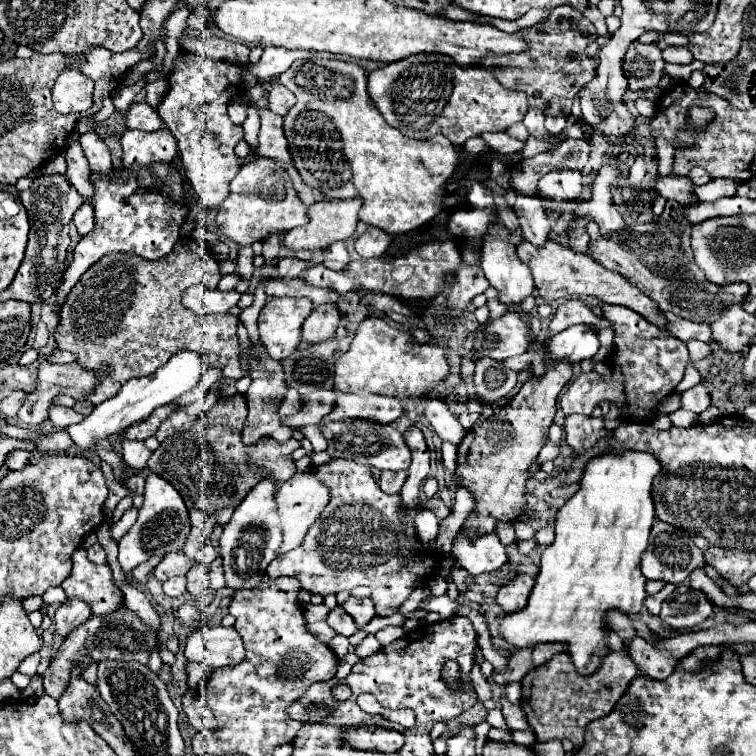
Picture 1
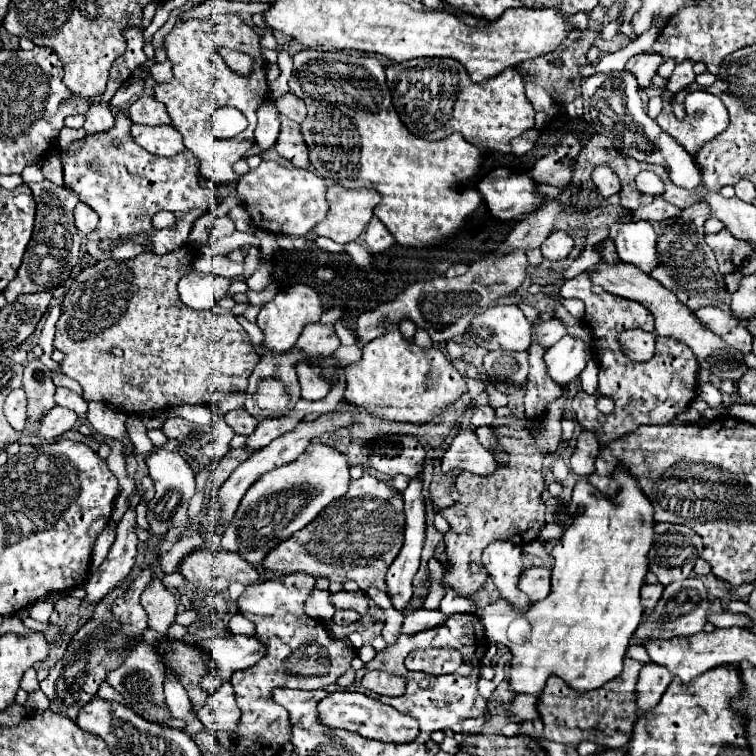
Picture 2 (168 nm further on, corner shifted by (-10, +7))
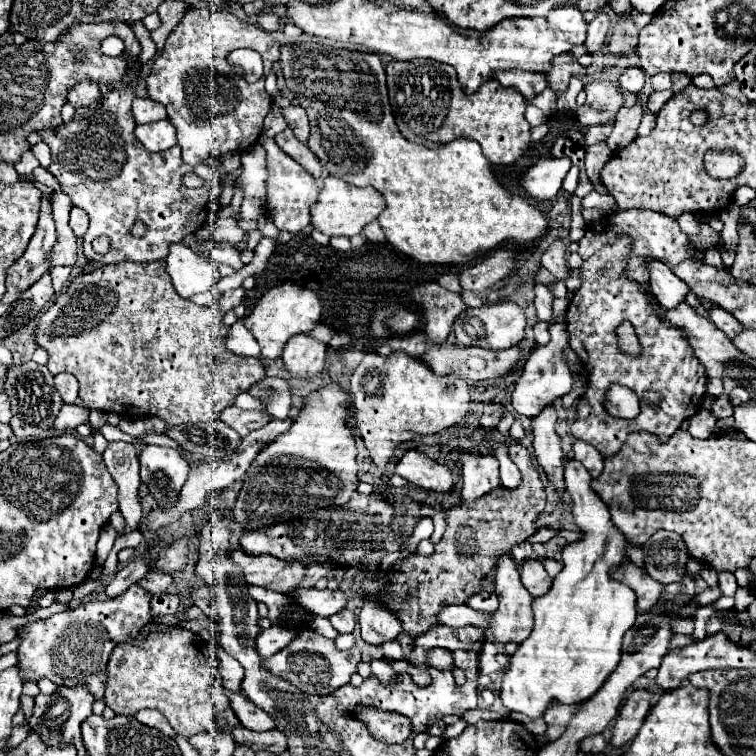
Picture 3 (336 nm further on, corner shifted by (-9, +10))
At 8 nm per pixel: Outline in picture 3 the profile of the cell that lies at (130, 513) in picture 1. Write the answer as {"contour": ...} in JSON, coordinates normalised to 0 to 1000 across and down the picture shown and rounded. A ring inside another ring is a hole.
{"contour":[[[139,696],[139,701],[134,704],[134,712],[131,712],[131,720],[128,720],[126,749],[136,749],[142,733],[144,733],[147,725],[149,725],[149,717],[152,717],[152,701],[149,701],[147,696]]]}

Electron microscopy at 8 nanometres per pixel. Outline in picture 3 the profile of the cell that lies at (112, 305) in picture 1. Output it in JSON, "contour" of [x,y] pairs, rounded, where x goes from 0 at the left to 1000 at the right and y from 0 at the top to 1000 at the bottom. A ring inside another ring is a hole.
{"contour":[[[208,344],[208,347],[155,347],[155,349],[142,349],[126,360],[118,362],[104,362],[86,386],[81,386],[73,399],[67,402],[67,407],[54,418],[52,431],[49,431],[49,455],[57,458],[65,466],[65,489],[70,495],[81,495],[81,492],[91,492],[104,503],[104,526],[110,529],[110,534],[123,542],[139,542],[139,545],[155,545],[163,553],[189,553],[189,550],[208,550],[213,556],[221,558],[221,563],[234,563],[234,561],[247,561],[247,558],[276,558],[276,556],[287,556],[292,542],[300,537],[308,537],[308,529],[313,521],[327,519],[332,508],[343,505],[351,497],[351,484],[345,481],[345,476],[340,474],[329,474],[329,471],[313,471],[308,466],[303,466],[298,460],[300,452],[300,439],[303,431],[295,429],[295,413],[292,410],[282,410],[276,405],[261,405],[253,397],[239,394],[231,384],[229,376],[224,373],[224,362],[218,357],[218,344]]]}

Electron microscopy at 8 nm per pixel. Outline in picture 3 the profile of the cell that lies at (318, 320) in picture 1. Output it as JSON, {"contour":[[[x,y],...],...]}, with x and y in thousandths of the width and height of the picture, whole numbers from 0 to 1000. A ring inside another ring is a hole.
{"contour":[[[396,442],[380,452],[372,474],[390,500],[406,500],[427,489],[433,463],[435,458],[411,442]]]}

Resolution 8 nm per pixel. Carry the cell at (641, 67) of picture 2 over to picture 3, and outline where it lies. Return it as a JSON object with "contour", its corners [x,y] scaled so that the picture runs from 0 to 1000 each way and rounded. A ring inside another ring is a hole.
{"contour":[[[832,87],[821,95],[821,103],[819,103],[819,111],[824,119],[832,119],[832,122],[845,122],[851,116],[851,106],[853,106],[853,98],[848,90],[843,87]]]}

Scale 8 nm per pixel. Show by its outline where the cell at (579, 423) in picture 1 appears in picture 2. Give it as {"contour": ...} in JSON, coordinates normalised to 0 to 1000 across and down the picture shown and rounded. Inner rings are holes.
{"contour":[[[770,570],[765,578],[759,602],[754,604],[754,620],[762,628],[775,628],[775,631],[783,628],[788,623],[786,610],[788,610],[791,597],[794,597],[794,589],[791,589],[791,583],[786,583],[786,573]]]}

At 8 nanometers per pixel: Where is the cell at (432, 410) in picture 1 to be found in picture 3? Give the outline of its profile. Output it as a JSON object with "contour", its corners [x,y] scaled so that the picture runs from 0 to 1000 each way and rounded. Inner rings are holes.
{"contour":[[[610,593],[594,595],[591,608],[599,608],[610,616],[612,624],[612,659],[615,661],[631,661],[634,656],[649,651],[663,640],[660,635],[660,614],[649,603],[623,601]]]}

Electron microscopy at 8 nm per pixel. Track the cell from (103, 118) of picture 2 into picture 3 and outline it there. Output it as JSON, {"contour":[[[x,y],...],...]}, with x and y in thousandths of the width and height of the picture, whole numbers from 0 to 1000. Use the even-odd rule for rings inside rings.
{"contour":[[[110,108],[110,111],[102,111],[97,119],[91,119],[89,130],[97,138],[97,143],[104,146],[104,143],[115,143],[123,135],[128,135],[128,130],[134,130],[134,119],[128,111]]]}

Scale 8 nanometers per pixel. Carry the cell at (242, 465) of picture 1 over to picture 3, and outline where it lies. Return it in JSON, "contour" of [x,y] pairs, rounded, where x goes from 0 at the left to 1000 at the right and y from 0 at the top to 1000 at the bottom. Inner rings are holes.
{"contour":[[[303,537],[292,545],[292,556],[308,569],[313,569],[319,577],[327,577],[332,569],[351,563],[358,556],[358,550],[345,542],[321,542],[313,537]]]}

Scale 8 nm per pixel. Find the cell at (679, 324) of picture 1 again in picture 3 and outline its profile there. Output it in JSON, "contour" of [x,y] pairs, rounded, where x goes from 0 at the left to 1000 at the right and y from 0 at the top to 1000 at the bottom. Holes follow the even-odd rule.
{"contour":[[[951,405],[938,407],[938,410],[935,410],[935,418],[938,418],[938,423],[940,423],[951,437],[956,437],[964,447],[972,447],[972,444],[983,437],[983,431],[978,429],[978,423],[975,423],[970,415],[964,415],[962,410],[951,407]]]}

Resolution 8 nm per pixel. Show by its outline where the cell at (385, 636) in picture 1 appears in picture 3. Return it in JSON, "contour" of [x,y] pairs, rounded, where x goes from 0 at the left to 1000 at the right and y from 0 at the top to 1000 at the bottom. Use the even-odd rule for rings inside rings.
{"contour":[[[615,799],[589,802],[578,812],[578,823],[581,825],[589,825],[589,828],[618,828],[618,825],[626,825],[626,828],[634,828],[634,831],[642,831],[644,828],[644,817],[636,810],[623,807]]]}

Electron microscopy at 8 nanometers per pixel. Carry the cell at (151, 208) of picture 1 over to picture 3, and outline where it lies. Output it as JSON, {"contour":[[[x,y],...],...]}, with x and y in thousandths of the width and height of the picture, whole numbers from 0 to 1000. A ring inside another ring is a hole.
{"contour":[[[173,114],[147,119],[115,146],[107,143],[99,148],[97,161],[75,167],[73,175],[54,172],[57,185],[67,196],[67,220],[62,225],[78,238],[81,251],[94,267],[110,275],[120,288],[118,304],[110,312],[110,336],[115,344],[134,349],[216,344],[226,323],[239,320],[247,310],[271,296],[274,286],[269,278],[284,262],[284,257],[279,257],[279,222],[274,217],[261,222],[269,246],[247,249],[242,233],[258,228],[258,222],[242,214],[237,193],[200,204],[181,188],[179,156],[173,148],[176,130],[179,122]],[[179,291],[194,296],[189,315],[176,315],[171,310]],[[134,310],[147,315],[147,331],[142,336],[126,336],[120,328],[123,315]]]}

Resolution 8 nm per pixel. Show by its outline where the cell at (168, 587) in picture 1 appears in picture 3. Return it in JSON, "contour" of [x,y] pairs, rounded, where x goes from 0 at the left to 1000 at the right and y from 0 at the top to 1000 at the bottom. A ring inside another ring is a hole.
{"contour":[[[197,757],[192,759],[192,765],[184,767],[184,772],[197,780],[200,786],[210,788],[210,786],[218,786],[224,780],[224,775],[229,772],[229,765],[224,759],[213,759],[213,757]]]}

